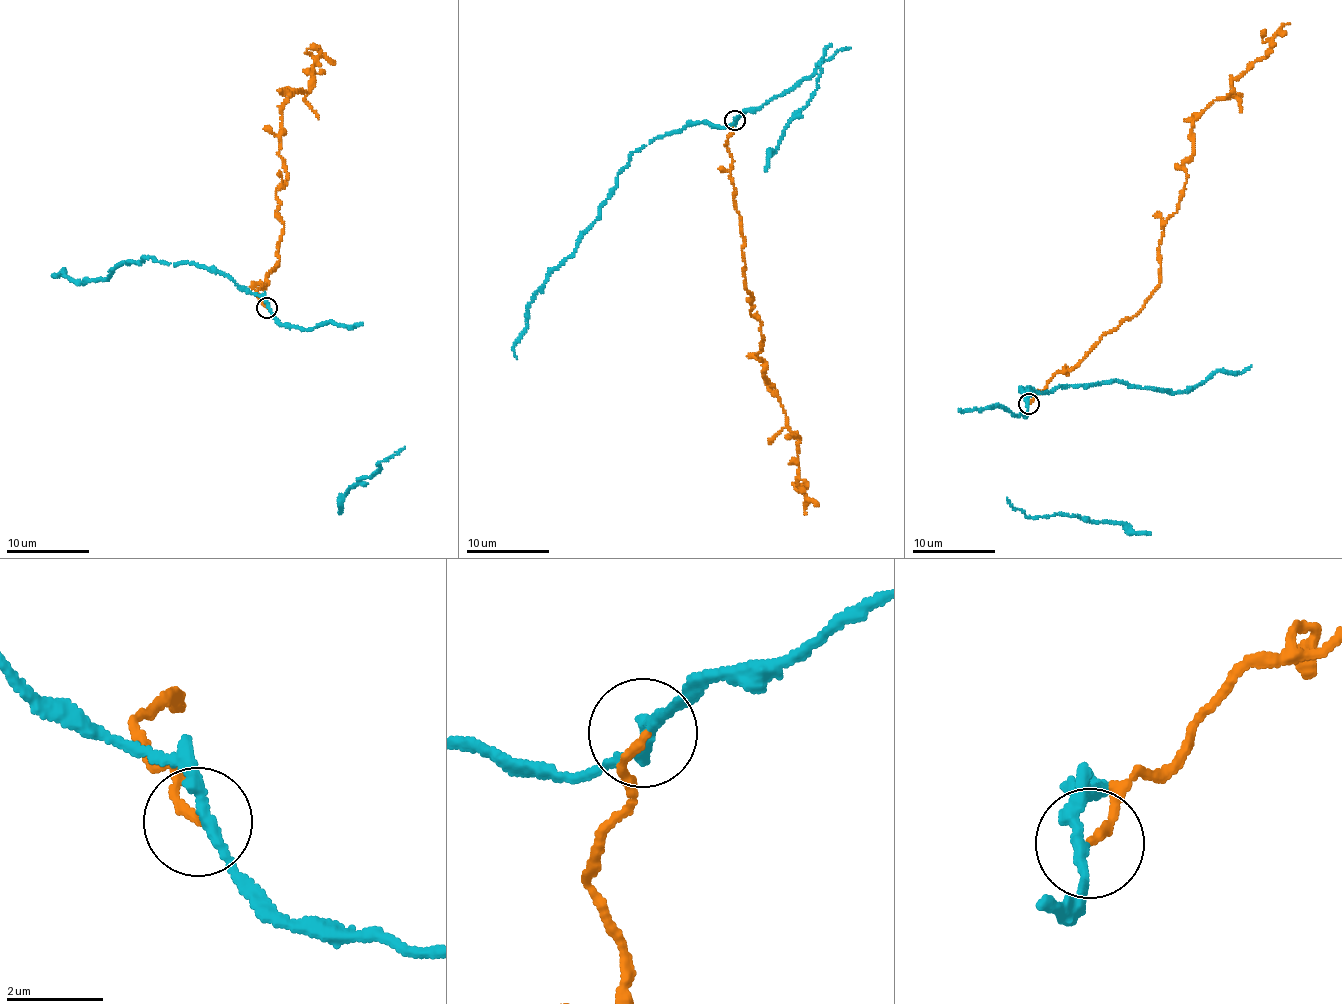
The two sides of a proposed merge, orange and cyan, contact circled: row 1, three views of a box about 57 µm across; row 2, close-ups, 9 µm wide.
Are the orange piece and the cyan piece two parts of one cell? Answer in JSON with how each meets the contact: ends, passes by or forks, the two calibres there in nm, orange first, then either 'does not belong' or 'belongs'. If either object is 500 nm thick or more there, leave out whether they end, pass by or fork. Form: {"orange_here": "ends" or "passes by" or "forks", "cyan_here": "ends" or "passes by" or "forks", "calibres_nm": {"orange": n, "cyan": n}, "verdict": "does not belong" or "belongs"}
{"orange_here": "ends", "cyan_here": "passes by", "calibres_nm": {"orange": 170, "cyan": 200}, "verdict": "does not belong"}

